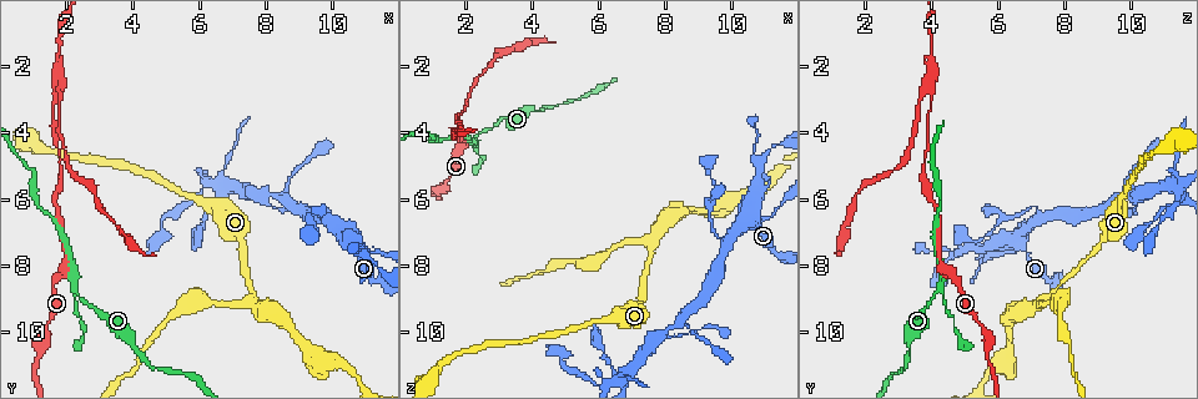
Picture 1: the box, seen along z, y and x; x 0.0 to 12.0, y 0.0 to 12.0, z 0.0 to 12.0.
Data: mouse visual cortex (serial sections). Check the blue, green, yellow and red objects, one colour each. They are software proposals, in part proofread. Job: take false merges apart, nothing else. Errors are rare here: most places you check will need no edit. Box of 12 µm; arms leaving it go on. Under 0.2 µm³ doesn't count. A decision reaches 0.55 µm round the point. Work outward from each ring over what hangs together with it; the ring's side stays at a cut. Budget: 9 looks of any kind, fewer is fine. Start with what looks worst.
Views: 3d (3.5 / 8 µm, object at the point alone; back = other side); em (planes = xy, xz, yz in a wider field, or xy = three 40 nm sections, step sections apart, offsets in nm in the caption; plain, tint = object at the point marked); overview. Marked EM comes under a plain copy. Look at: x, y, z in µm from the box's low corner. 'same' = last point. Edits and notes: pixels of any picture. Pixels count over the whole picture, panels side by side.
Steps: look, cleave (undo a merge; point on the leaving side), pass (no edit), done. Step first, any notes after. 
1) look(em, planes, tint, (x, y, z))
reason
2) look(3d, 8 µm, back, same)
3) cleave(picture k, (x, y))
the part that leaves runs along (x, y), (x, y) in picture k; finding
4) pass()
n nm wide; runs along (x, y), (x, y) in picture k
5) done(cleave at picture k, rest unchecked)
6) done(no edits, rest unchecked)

look(3d, 3.5 µm, (1.7, 2.8, 4.0))
a fork

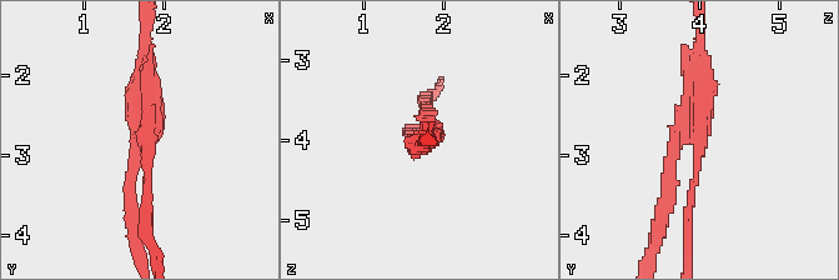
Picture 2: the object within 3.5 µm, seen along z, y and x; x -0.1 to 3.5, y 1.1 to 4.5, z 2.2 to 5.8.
cleave(picture 2, (672, 186))
the part that leaves runs along (681, 136), (649, 255) in picture 2; a second cell is stuck on

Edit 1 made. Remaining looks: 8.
look(overview)

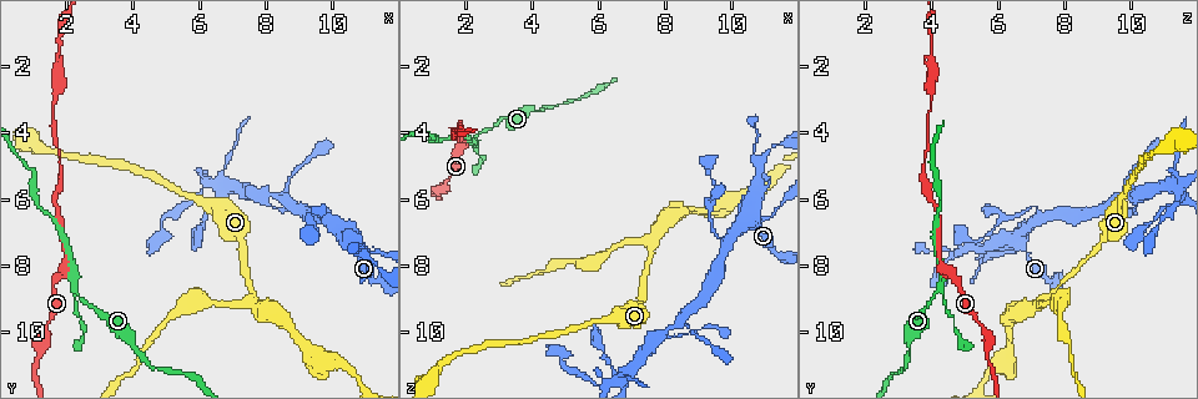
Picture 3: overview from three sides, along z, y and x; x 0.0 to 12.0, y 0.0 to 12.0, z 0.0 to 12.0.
look(3d, 3.5 µm, (8.2, 5.9, 9.9))
narrows sharply

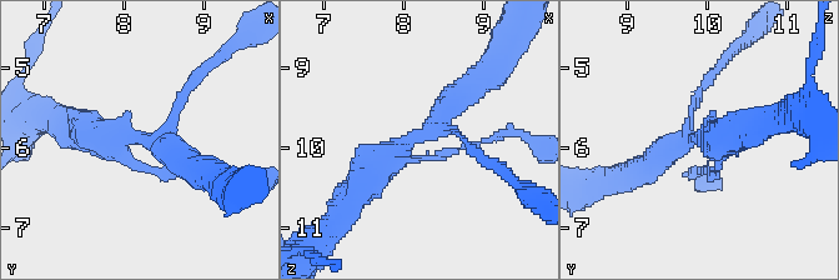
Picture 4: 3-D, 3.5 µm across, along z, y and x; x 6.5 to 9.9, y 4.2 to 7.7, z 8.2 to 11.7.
look(em, xy, step 2, tint, (8.15, 5.85, 9.85))

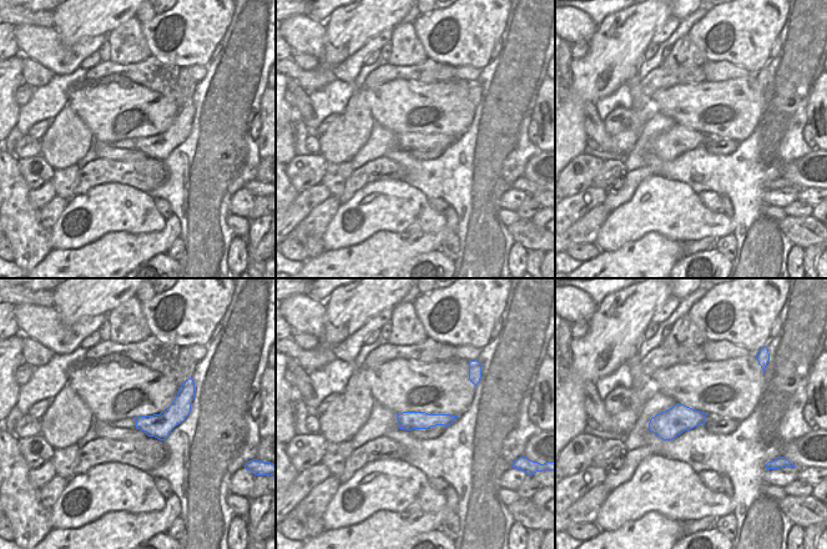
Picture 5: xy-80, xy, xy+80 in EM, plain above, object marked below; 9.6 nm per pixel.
look(em, xy, step 5, tint, same)
another direction

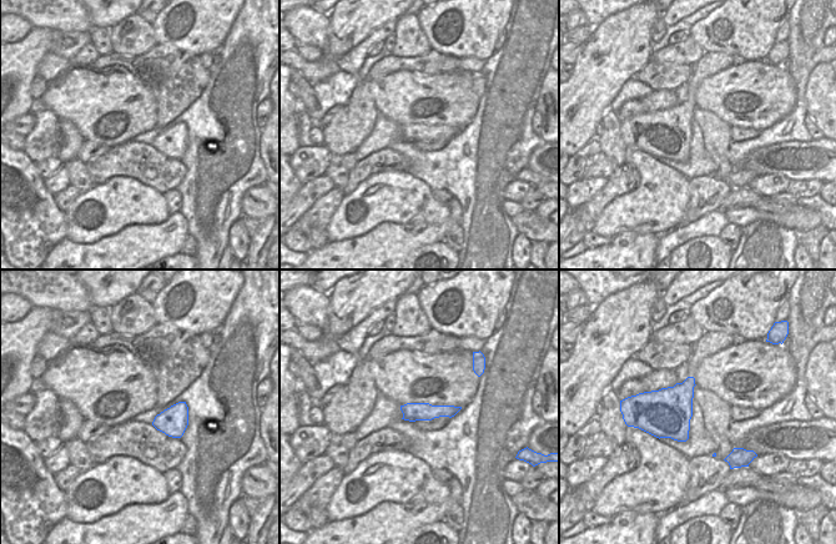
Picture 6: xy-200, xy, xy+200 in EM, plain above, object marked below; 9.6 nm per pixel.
pass()
runs along (476, 85), (372, 171), (356, 194) in picture 4; all the same cell

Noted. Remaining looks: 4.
look(3d, 3.5 µm, (7.5, 9.1, 7.3))
a fork

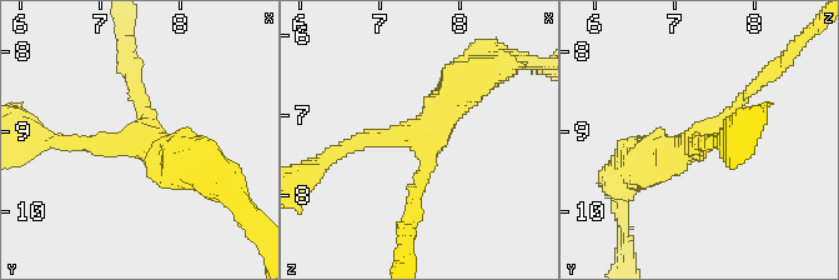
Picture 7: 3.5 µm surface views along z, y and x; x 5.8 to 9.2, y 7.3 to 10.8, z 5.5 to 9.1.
look(em, xy, step 1, tint, (7.55, 9.05, 7.30))

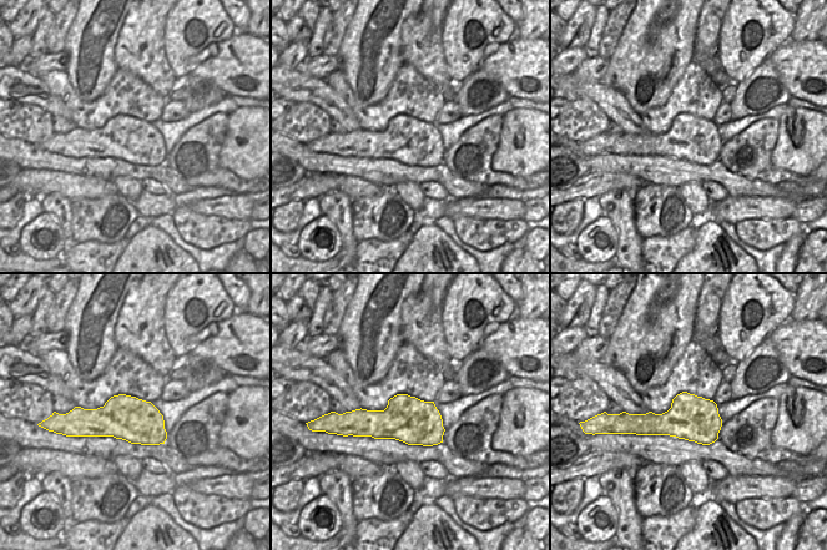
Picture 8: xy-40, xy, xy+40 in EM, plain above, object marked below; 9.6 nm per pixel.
pass()
runs along (757, 85), (692, 146), (638, 166) in picture 7; all the same cell

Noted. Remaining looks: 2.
look(3d, 3.5 µm, (4.1, 10.6, 3.4))
sudden change in width

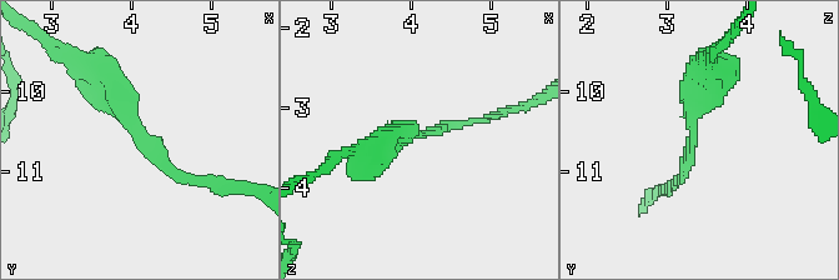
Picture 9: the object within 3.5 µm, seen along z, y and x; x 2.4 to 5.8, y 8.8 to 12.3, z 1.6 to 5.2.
look(em, xy, step 5, tint, (4.05, 10.50, 3.35))
arms of 150, 300 nm

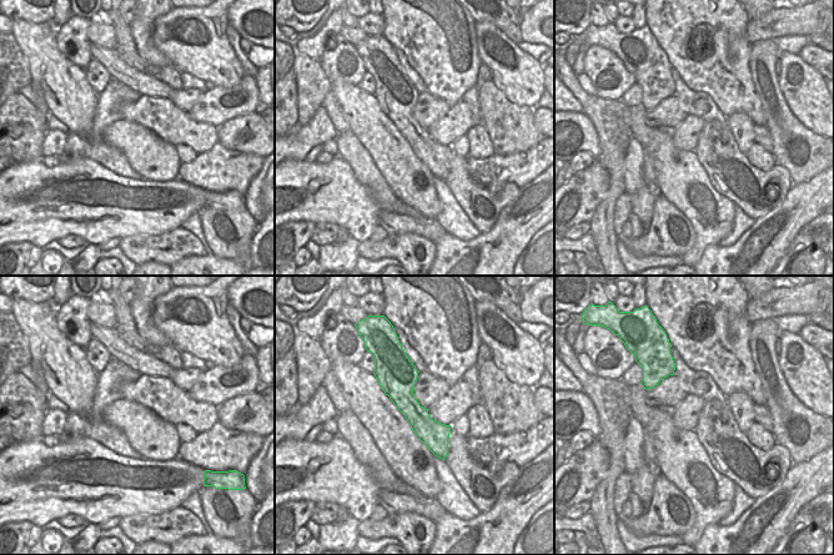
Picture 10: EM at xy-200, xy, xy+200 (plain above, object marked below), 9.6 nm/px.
pass()
runs along (402, 363), (402, 397), (442, 454) in picture 10; continuous, no second cell

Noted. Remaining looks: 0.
done(cleave at picture 2, rest unchecked)

